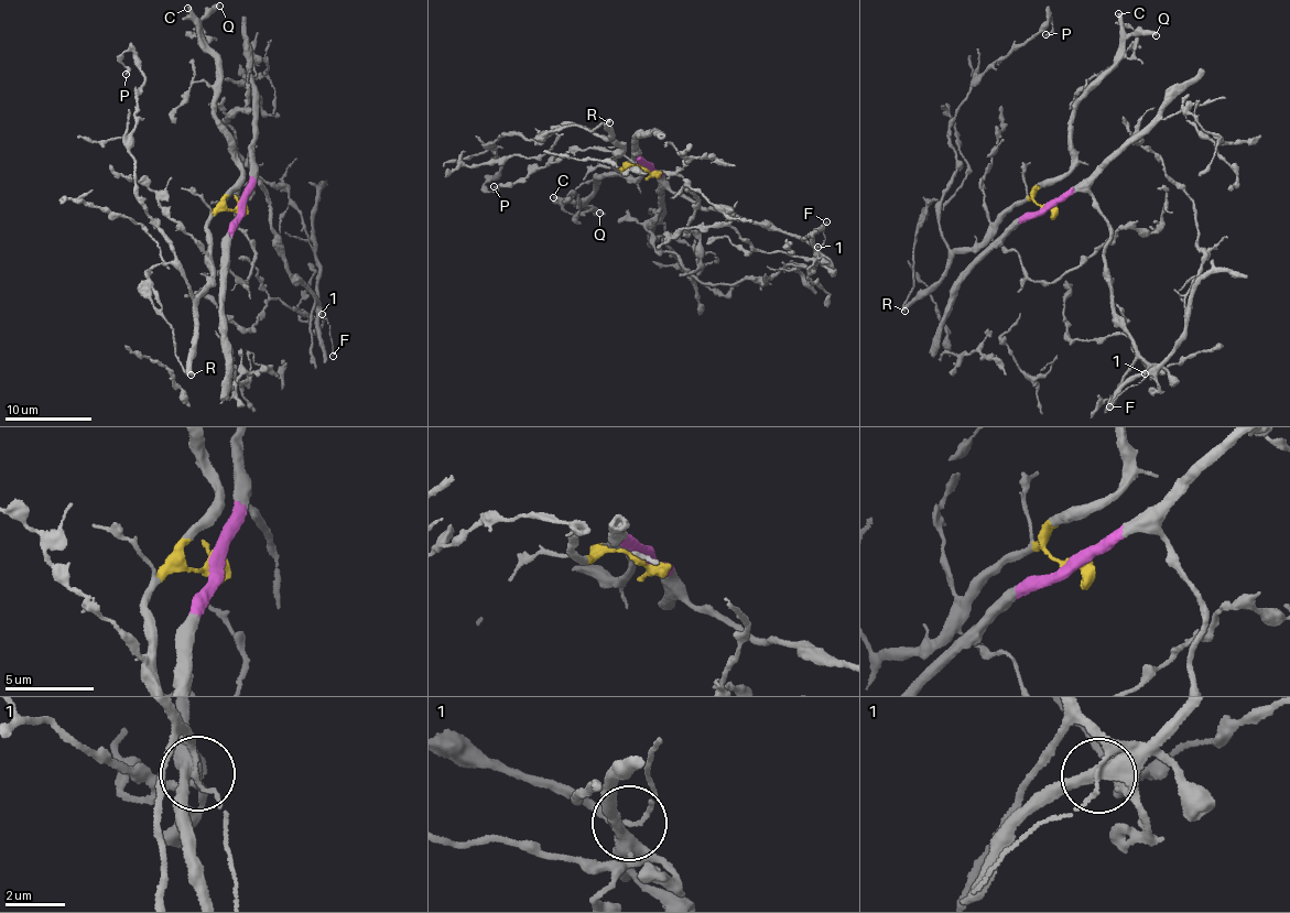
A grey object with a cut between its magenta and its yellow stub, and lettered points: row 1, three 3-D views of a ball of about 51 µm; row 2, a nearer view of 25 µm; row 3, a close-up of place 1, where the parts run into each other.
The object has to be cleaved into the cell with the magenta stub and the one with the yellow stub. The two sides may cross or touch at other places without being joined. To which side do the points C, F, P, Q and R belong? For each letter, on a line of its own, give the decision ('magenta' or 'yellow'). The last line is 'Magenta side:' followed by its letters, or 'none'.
C: yellow
F: magenta
P: yellow
Q: yellow
R: yellow
Magenta side: F

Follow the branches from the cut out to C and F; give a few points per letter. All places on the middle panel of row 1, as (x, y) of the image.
C: (648, 170), (627, 164), (642, 170), (632, 178), (622, 172), (594, 173), (591, 194), (578, 200), (553, 197)
F: (648, 170), (700, 207), (770, 224), (812, 246), (819, 247), (825, 238), (826, 223)

